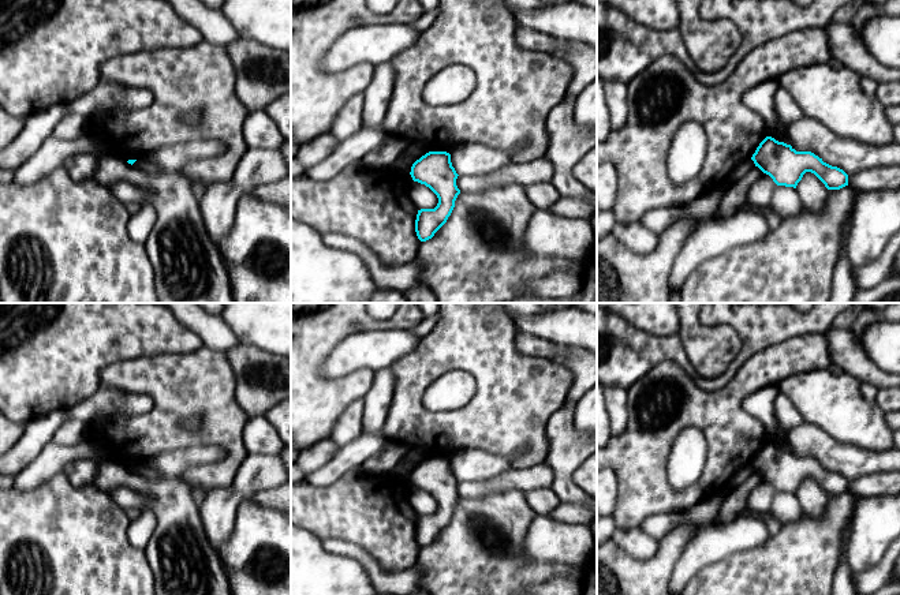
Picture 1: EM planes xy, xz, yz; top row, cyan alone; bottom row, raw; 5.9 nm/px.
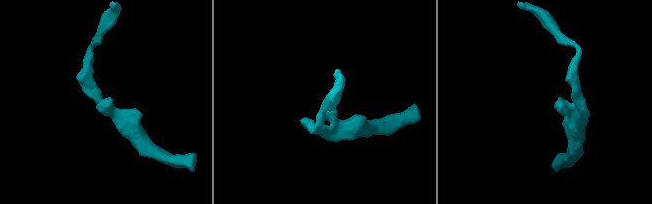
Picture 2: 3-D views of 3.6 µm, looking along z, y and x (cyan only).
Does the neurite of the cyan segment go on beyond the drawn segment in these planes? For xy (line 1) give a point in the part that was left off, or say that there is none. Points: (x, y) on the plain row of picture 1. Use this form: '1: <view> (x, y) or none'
1: none

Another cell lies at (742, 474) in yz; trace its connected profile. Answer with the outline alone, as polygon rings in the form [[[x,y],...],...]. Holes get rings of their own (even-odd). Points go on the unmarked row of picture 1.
[[[751,464],[737,468],[735,475],[729,480],[727,490],[737,487],[743,482],[746,482],[754,472],[755,472],[755,469]]]

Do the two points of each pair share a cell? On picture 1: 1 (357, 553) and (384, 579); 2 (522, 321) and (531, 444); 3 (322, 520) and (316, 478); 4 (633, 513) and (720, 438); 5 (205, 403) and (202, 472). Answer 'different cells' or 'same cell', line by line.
1: same cell
2: different cells
3: different cells
4: same cell
5: same cell

